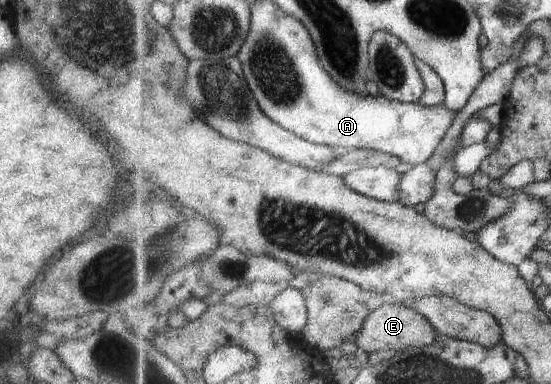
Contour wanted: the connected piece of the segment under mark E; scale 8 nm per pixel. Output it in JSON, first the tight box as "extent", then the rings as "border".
{"extent":[352,303,439,353],"border":[[[394,303],[391,305],[382,305],[378,309],[370,312],[369,317],[363,323],[361,331],[354,335],[352,343],[362,350],[369,352],[378,352],[378,350],[395,350],[401,353],[410,347],[427,347],[433,345],[439,340],[437,328],[417,310],[408,305]]]}

